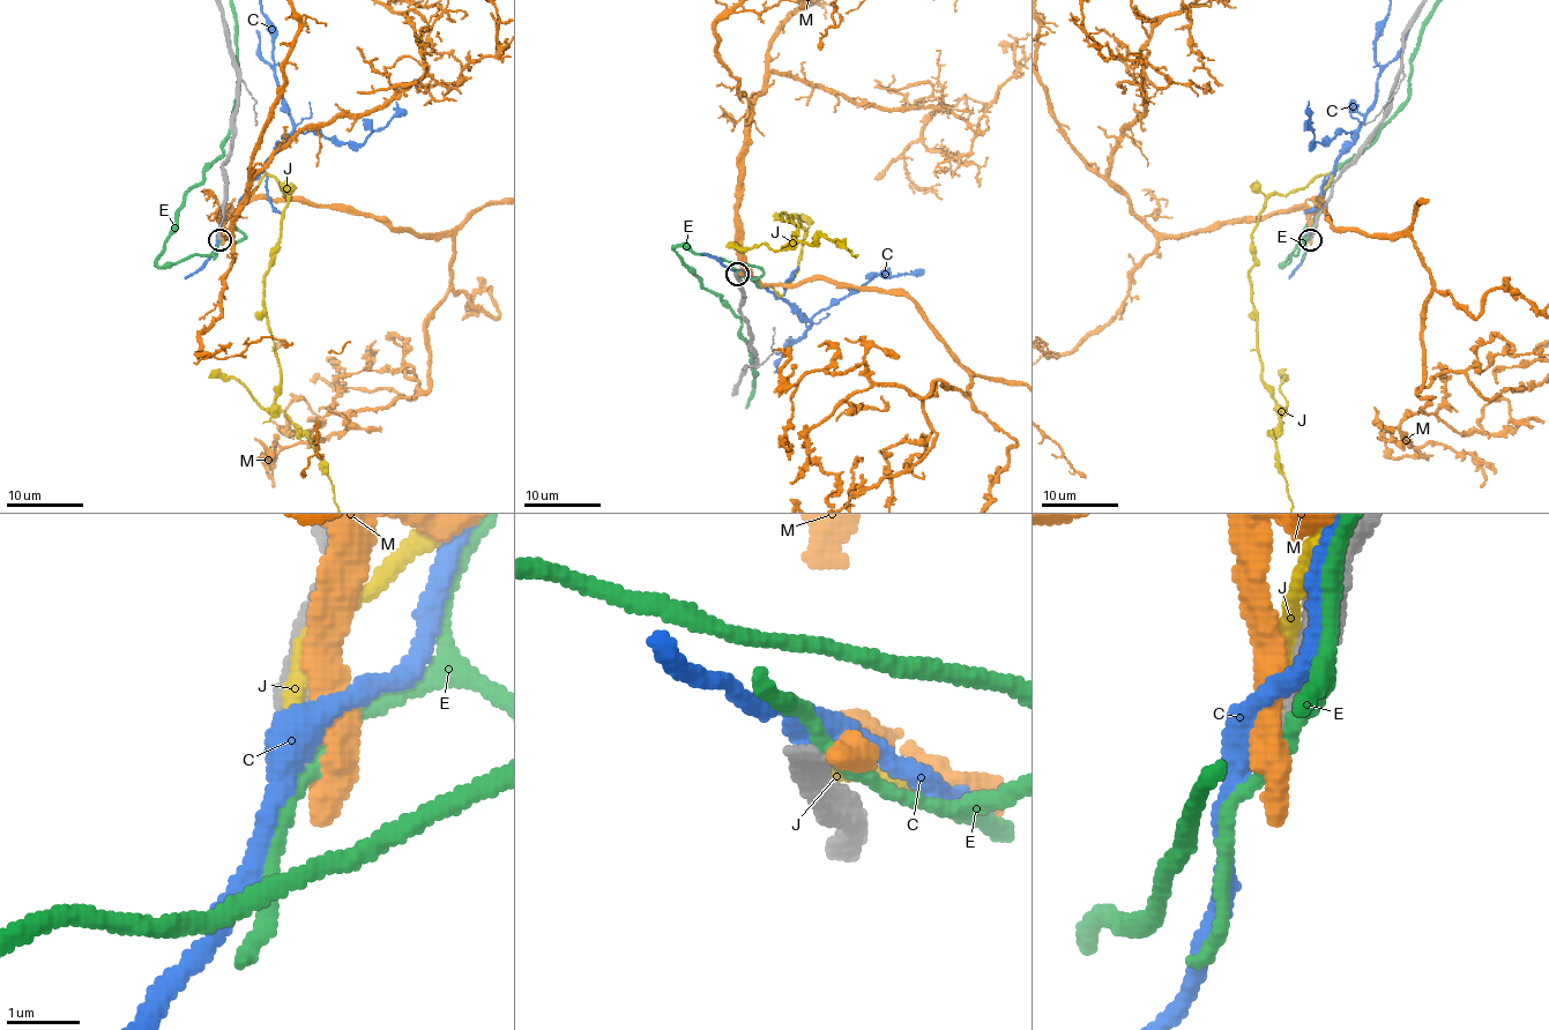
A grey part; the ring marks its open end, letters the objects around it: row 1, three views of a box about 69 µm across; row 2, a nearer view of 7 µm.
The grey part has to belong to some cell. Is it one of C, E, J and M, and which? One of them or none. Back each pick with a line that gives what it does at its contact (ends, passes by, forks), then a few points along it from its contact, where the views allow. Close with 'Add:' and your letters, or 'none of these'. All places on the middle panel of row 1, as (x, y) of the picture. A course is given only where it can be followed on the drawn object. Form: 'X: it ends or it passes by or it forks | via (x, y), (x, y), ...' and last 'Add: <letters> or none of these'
Add: none of these

